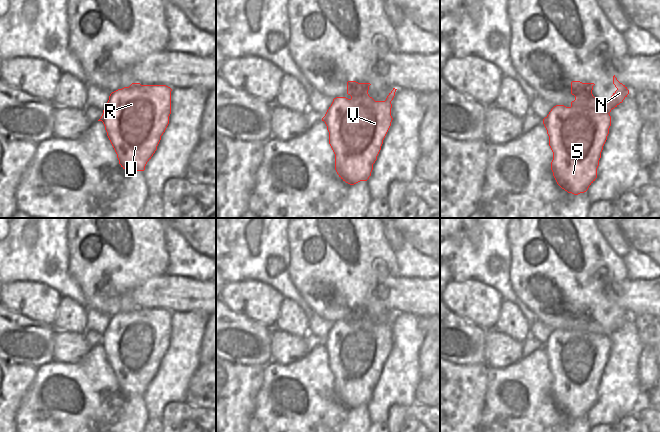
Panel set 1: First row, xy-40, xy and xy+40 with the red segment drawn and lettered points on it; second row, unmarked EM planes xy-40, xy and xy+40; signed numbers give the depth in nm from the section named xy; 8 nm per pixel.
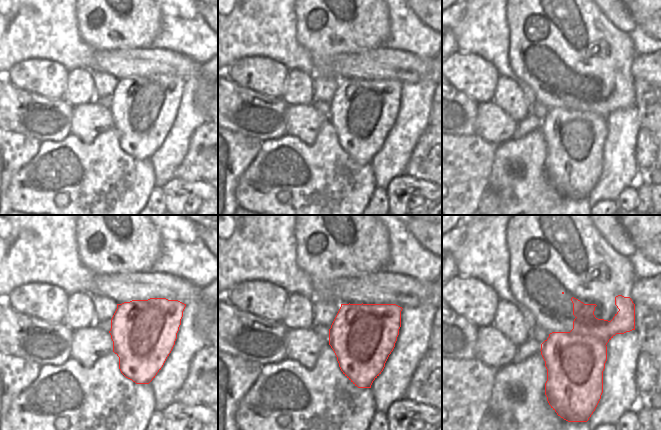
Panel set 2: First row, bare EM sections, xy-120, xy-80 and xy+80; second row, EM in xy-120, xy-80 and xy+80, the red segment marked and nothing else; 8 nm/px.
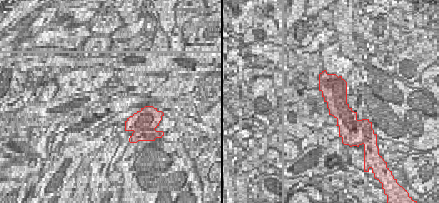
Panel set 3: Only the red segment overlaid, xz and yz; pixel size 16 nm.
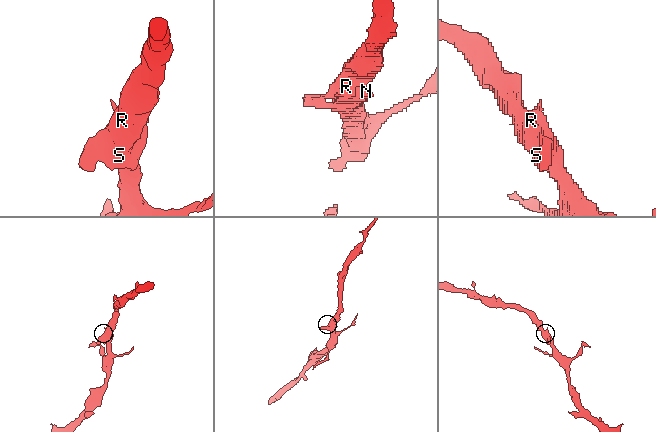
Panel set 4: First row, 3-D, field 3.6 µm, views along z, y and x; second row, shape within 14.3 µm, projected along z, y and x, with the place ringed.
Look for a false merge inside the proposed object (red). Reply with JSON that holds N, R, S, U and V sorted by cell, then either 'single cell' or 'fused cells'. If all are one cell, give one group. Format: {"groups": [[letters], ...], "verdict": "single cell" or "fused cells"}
{"groups": [["N", "R", "S", "U", "V"]], "verdict": "single cell"}

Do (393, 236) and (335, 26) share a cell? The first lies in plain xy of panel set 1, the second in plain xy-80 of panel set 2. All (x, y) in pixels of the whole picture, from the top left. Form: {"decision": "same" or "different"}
{"decision": "same"}

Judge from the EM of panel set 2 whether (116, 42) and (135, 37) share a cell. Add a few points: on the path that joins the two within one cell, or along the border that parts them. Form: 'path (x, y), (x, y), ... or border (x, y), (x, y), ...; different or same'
path (121, 40), (130, 37); same

